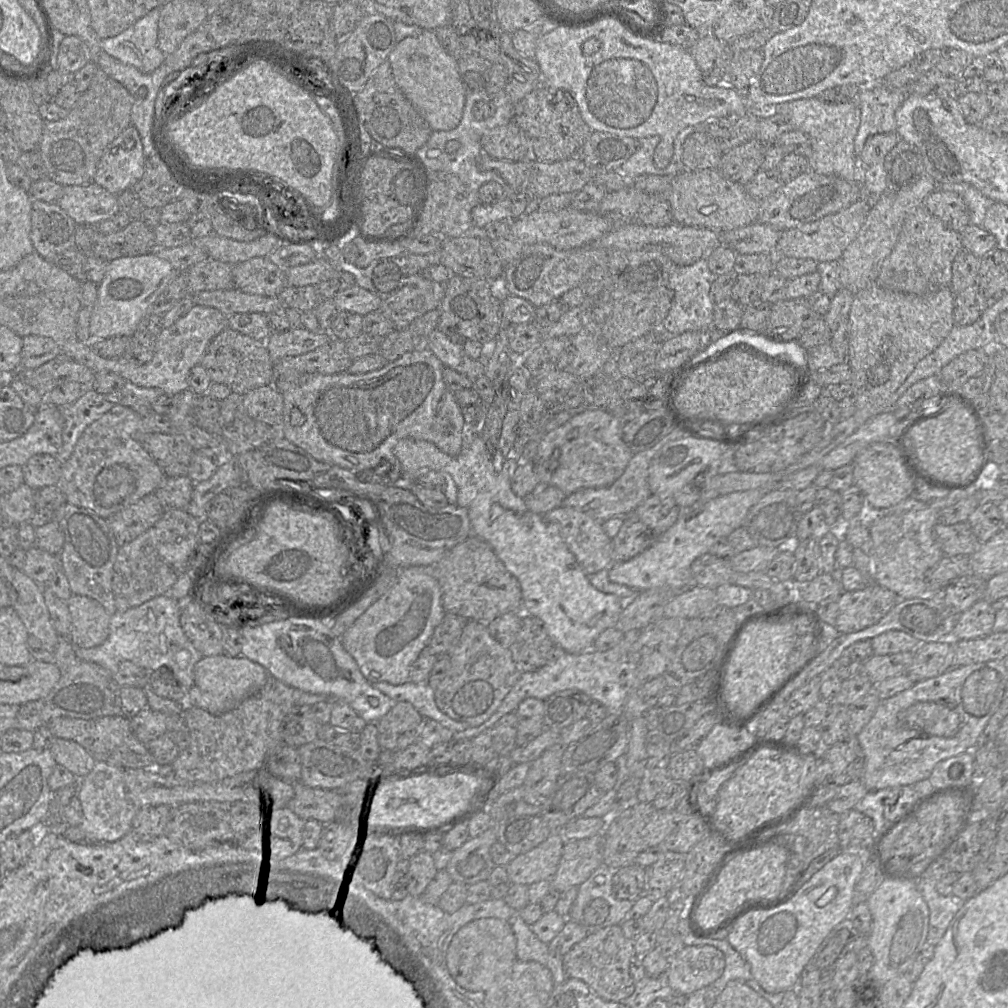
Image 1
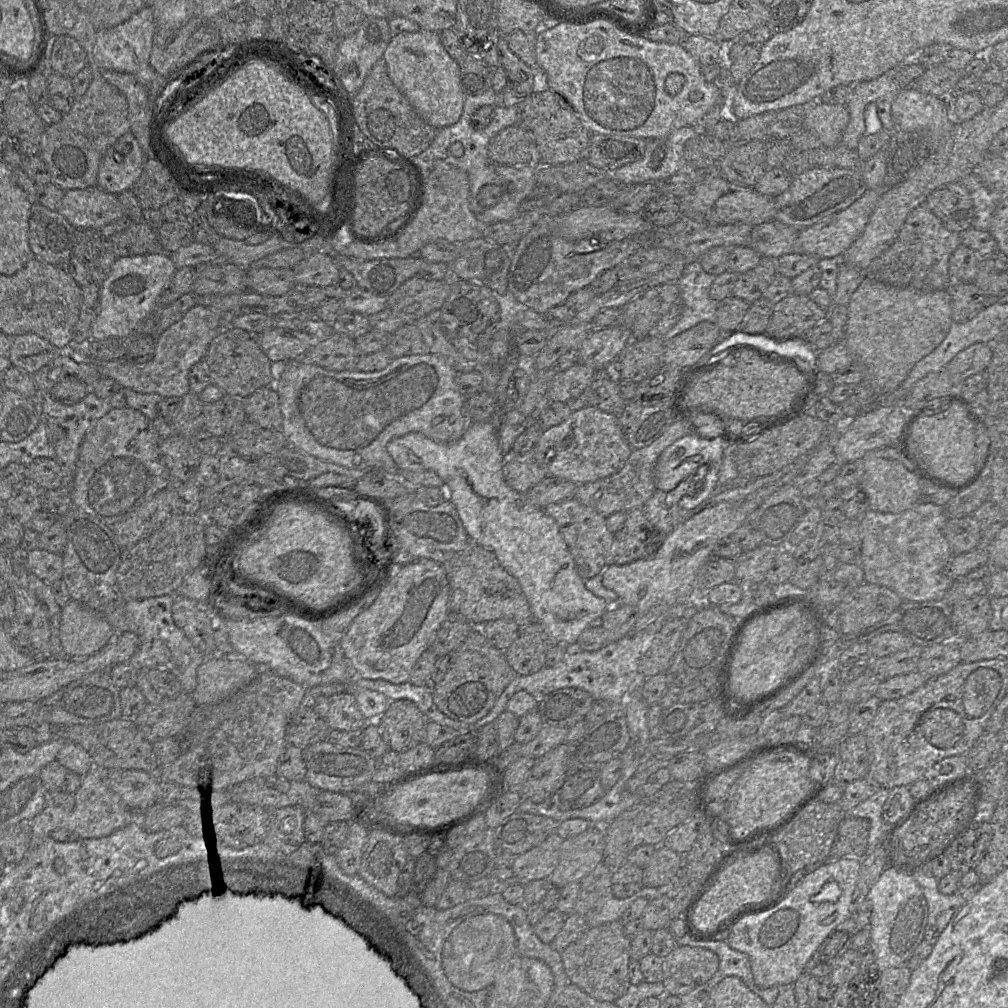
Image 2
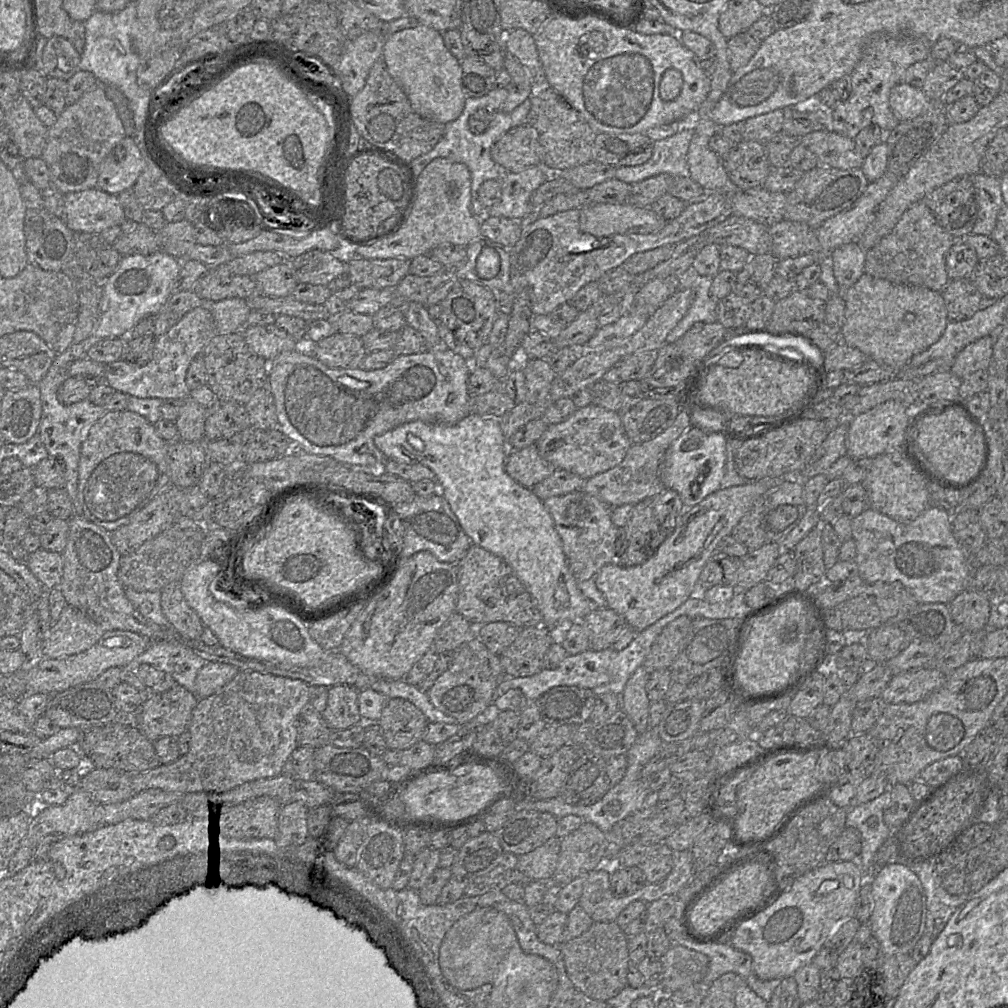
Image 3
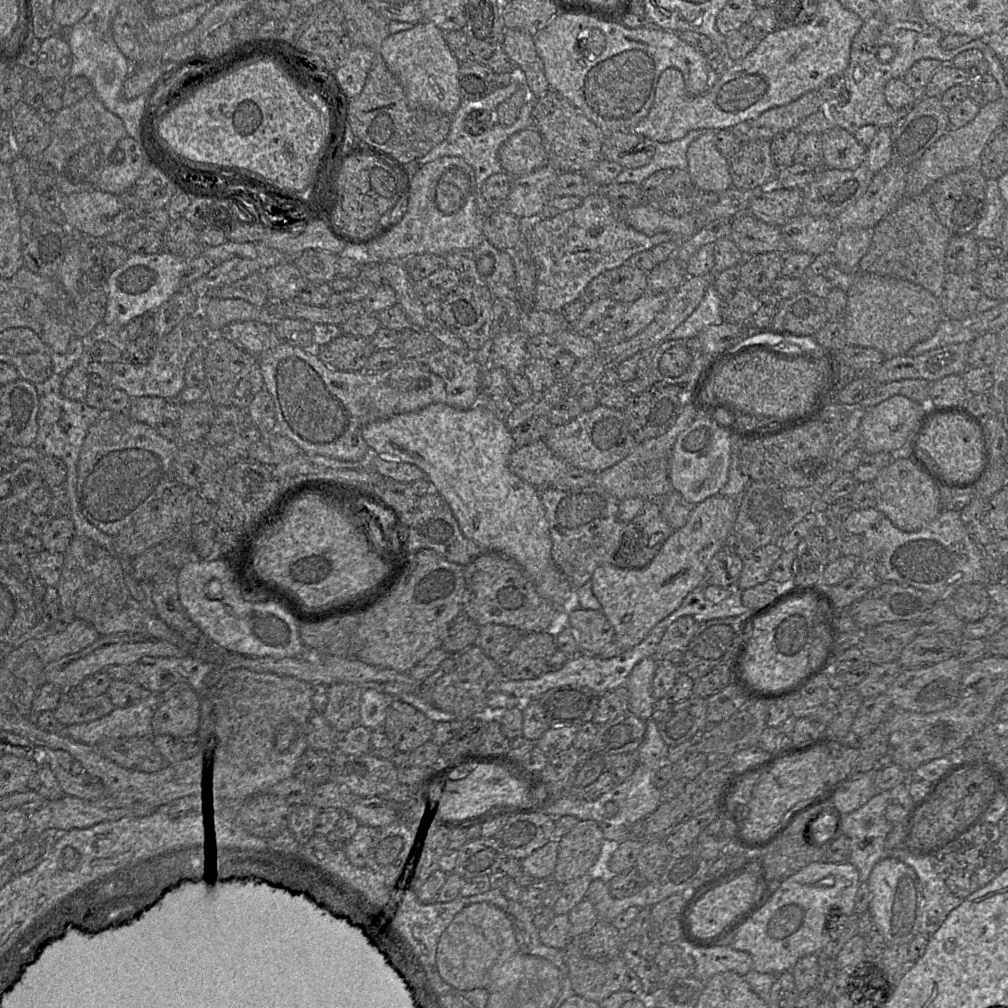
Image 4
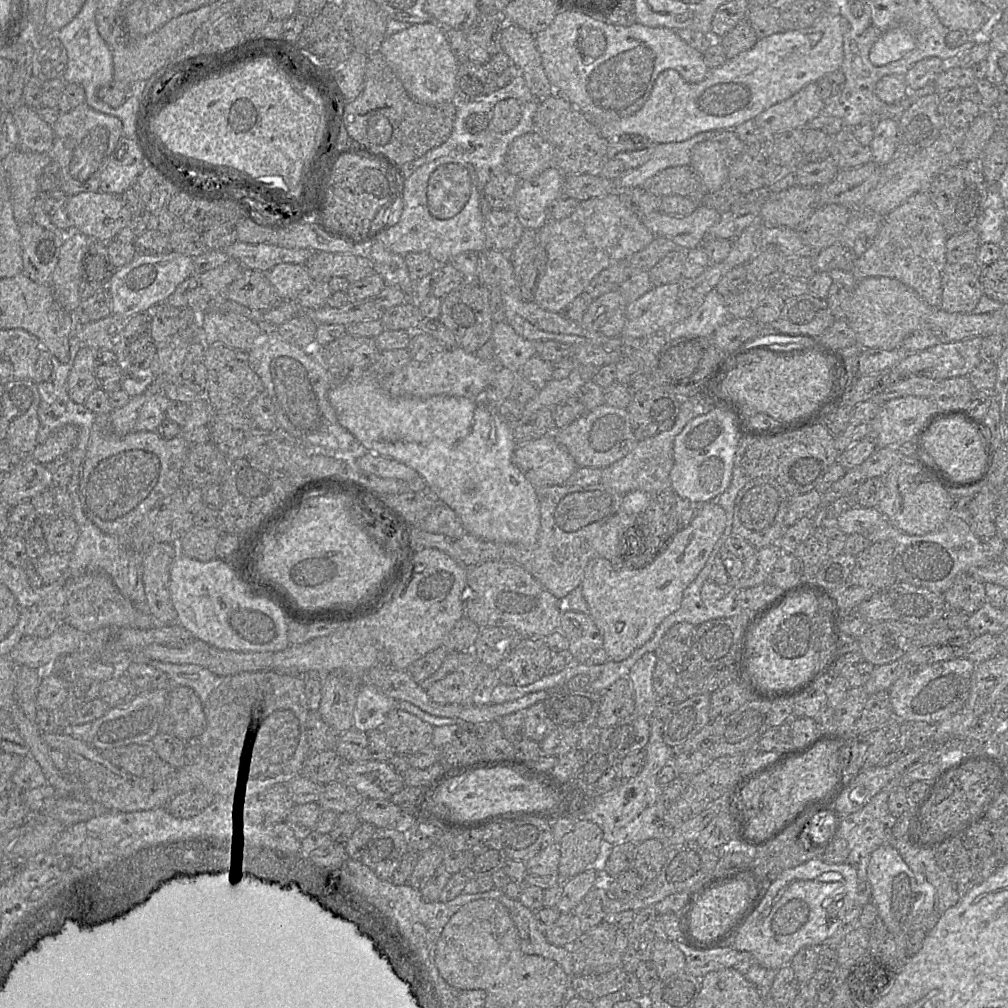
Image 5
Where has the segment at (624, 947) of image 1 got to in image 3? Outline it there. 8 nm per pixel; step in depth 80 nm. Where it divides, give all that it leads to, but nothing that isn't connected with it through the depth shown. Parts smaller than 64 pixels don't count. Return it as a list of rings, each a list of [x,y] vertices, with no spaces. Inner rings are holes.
[[[594,922],[582,935],[559,947],[572,986],[587,997],[608,1001],[628,986],[628,937],[616,922]]]

